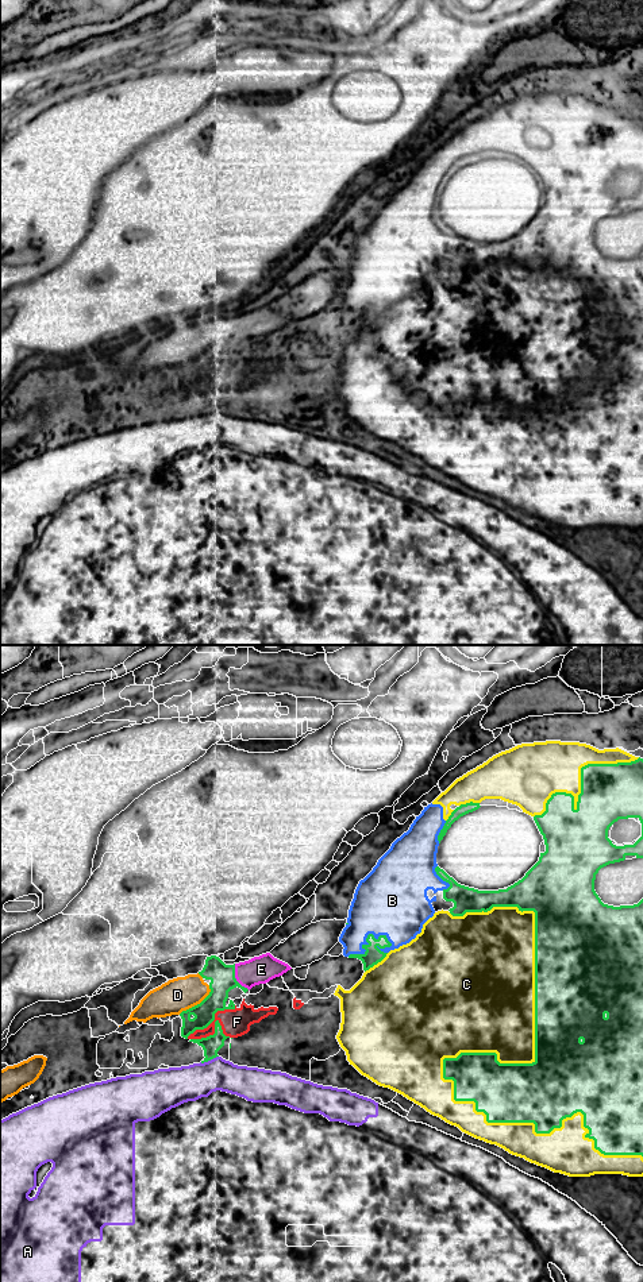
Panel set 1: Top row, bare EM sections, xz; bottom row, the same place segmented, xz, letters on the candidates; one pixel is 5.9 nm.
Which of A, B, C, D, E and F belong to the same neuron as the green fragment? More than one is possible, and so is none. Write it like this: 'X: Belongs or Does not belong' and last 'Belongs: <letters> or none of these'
A: Does not belong
B: Belongs
C: Belongs
D: Does not belong
E: Does not belong
F: Does not belong
Belongs: B, C

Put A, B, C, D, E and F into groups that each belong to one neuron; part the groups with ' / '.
A / B C / D E / F

